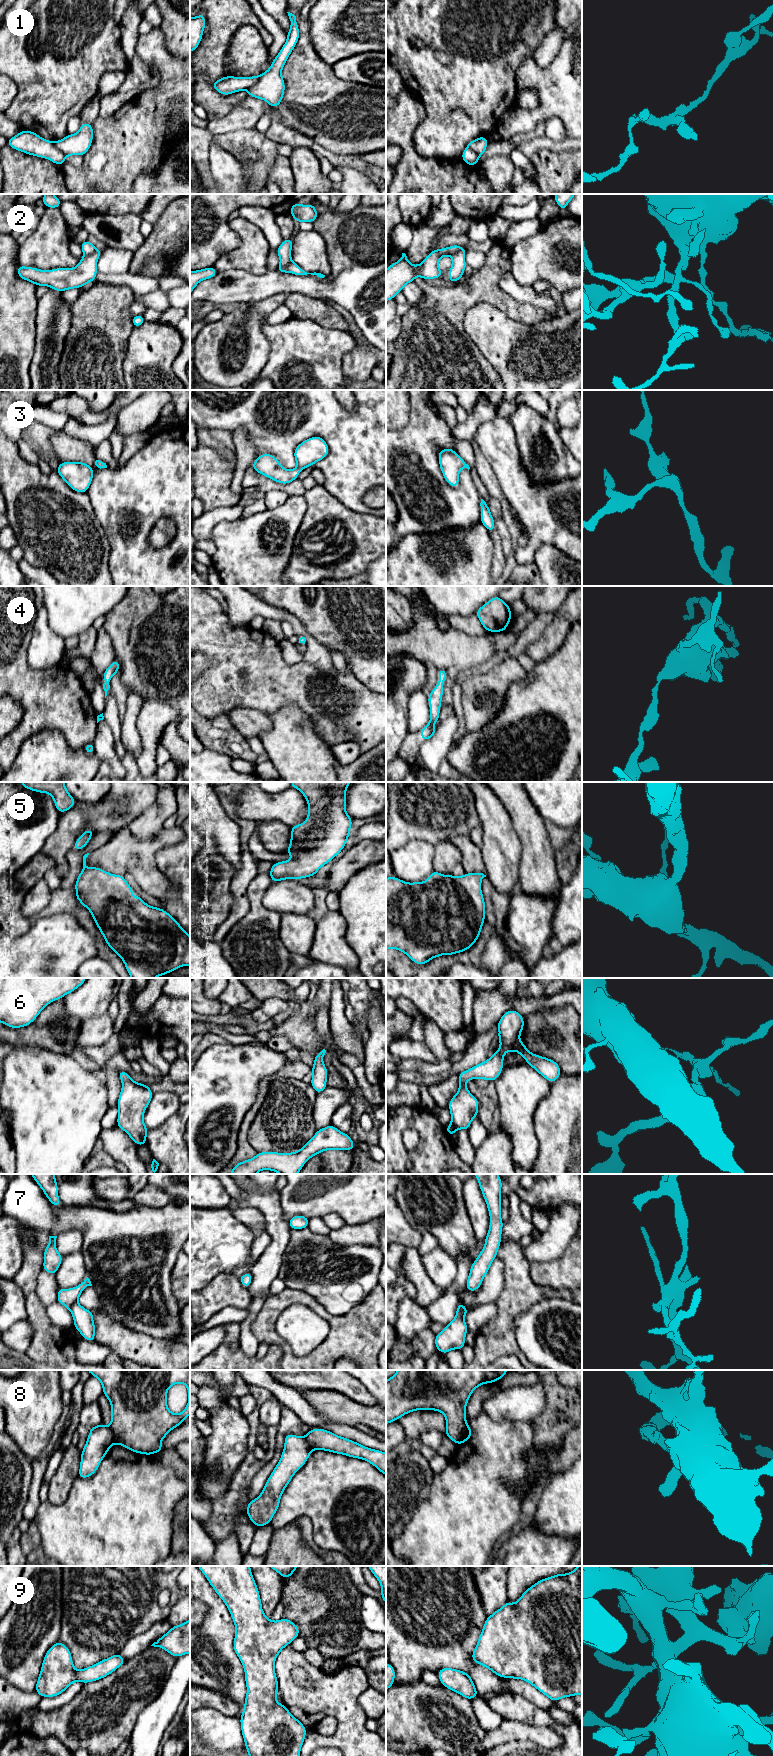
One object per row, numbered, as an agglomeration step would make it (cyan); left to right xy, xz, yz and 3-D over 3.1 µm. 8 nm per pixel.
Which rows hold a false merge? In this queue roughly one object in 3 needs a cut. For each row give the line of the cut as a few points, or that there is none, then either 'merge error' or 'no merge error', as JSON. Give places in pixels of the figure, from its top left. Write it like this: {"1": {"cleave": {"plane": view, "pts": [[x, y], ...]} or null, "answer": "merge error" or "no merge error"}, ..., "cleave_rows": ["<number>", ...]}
{"1": {"cleave": {"plane": "xz", "pts": [[259, 76], [259, 79], [247, 90]]}, "answer": "merge error"}, "2": {"cleave": null, "answer": "no merge error"}, "3": {"cleave": null, "answer": "no merge error"}, "4": {"cleave": null, "answer": "no merge error"}, "5": {"cleave": null, "answer": "no merge error"}, "6": {"cleave": null, "answer": "no merge error"}, "7": {"cleave": null, "answer": "no merge error"}, "8": {"cleave": {"plane": "yz", "pts": [[468, 1425], [464, 1429], [458, 1444]]}, "answer": "merge error"}, "9": {"cleave": null, "answer": "no merge error"}, "cleave_rows": ["1", "8"]}

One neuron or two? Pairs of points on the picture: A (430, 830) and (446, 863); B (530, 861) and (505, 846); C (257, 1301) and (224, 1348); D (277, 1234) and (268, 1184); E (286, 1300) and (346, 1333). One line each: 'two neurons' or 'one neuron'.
A: two neurons
B: two neurons
C: two neurons
D: one neuron
E: one neuron

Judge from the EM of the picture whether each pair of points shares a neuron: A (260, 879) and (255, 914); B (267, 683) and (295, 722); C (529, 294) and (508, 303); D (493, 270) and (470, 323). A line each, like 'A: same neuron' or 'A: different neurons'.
A: same neuron
B: different neurons
C: different neurons
D: different neurons

